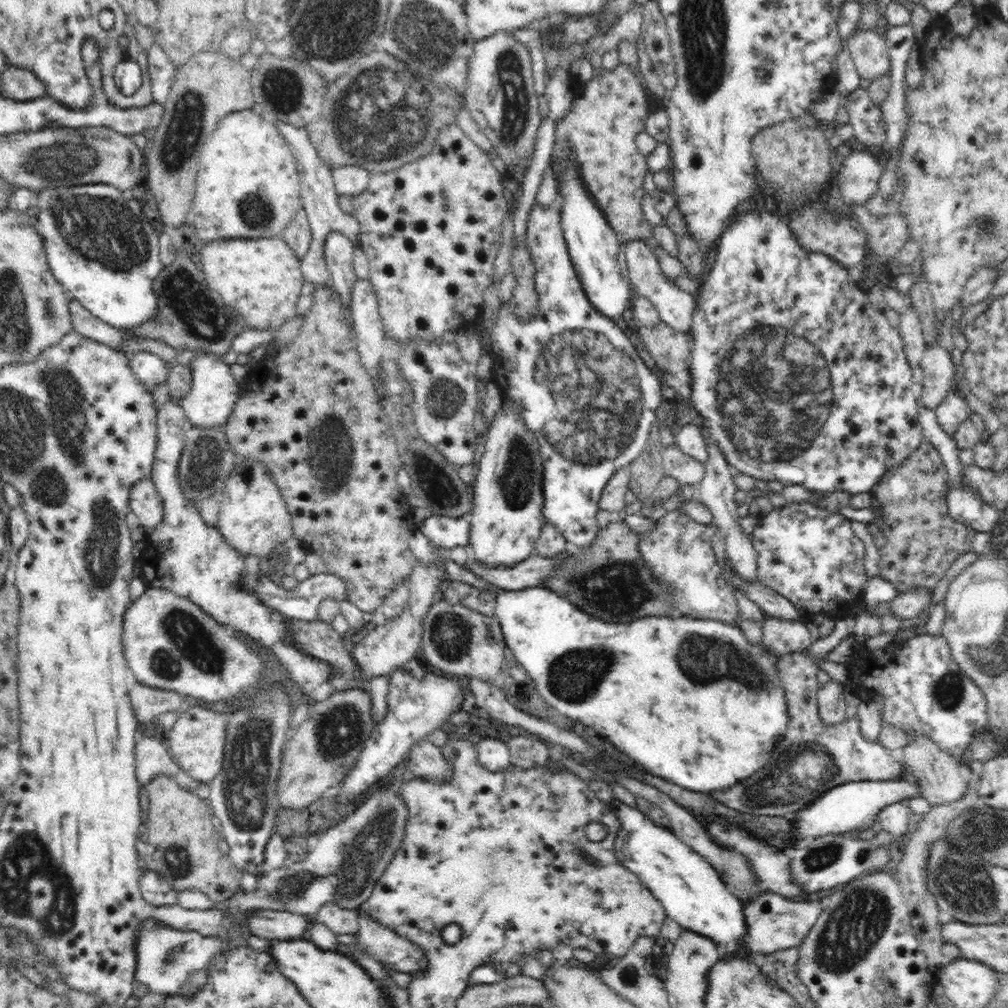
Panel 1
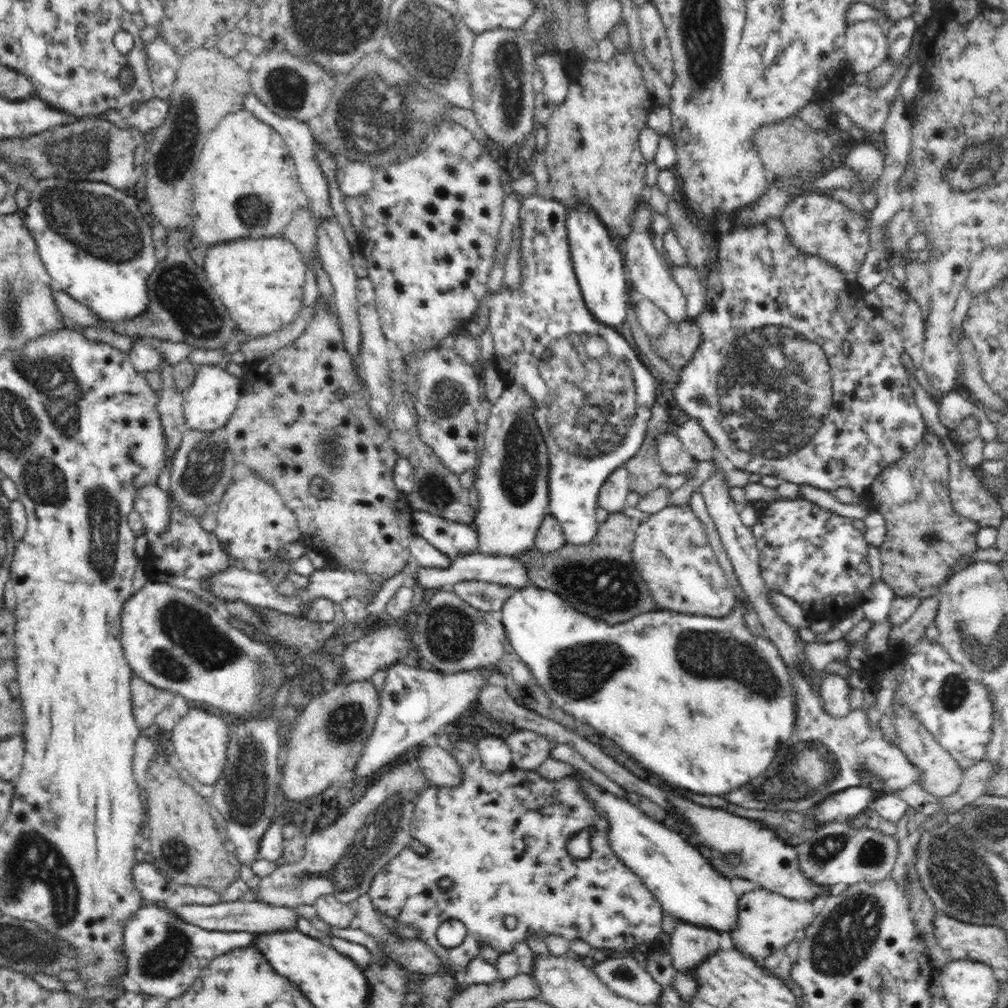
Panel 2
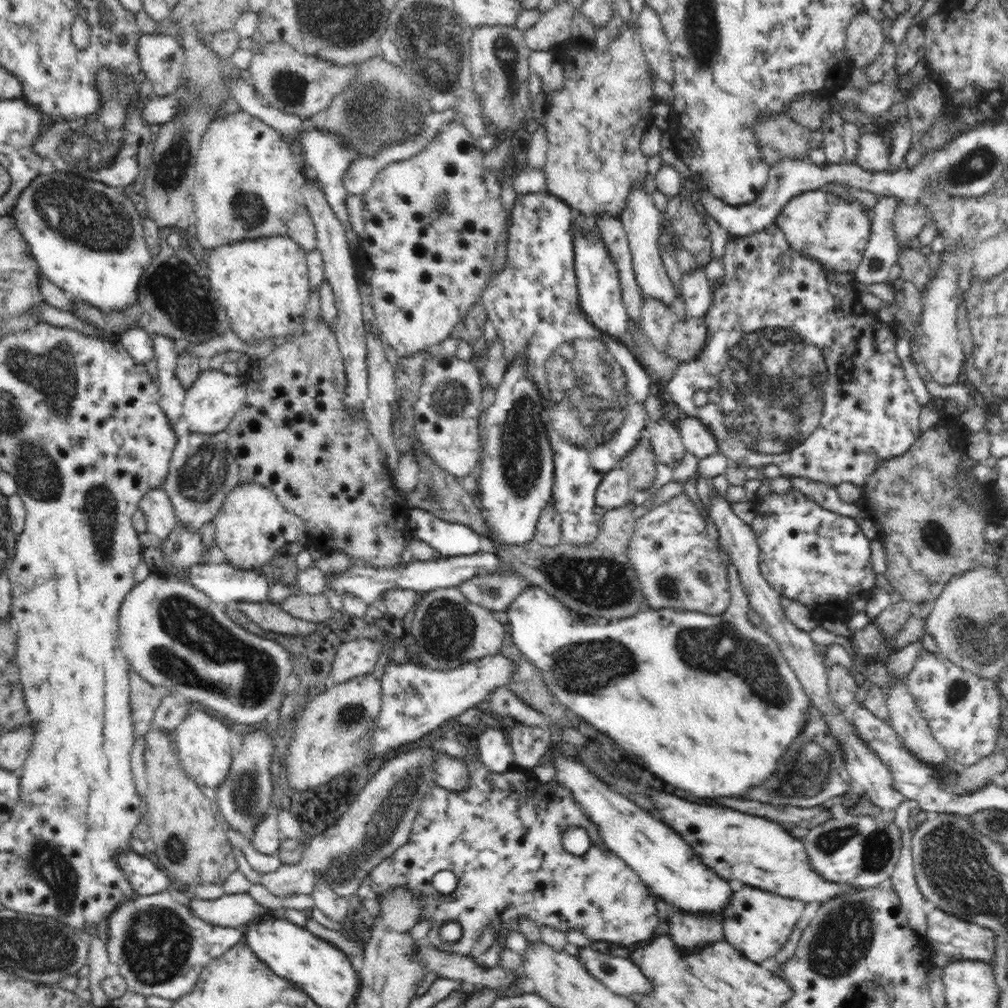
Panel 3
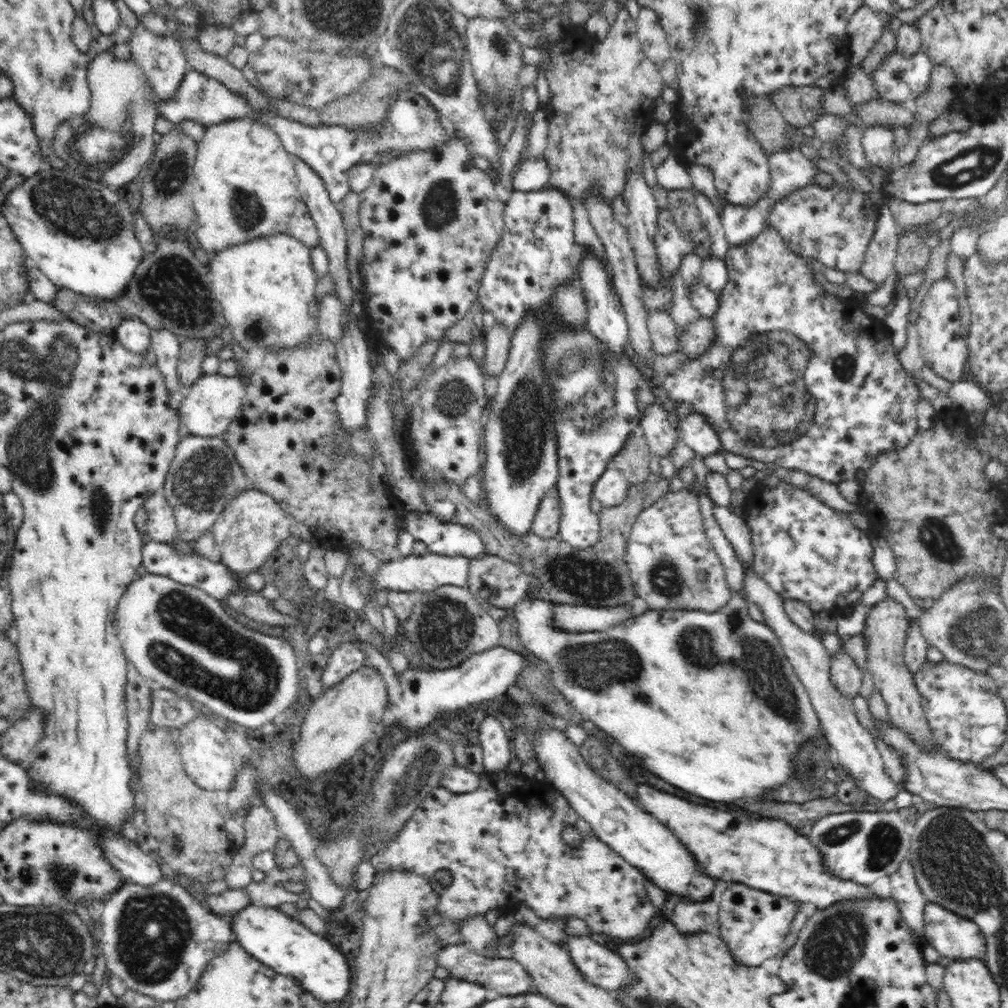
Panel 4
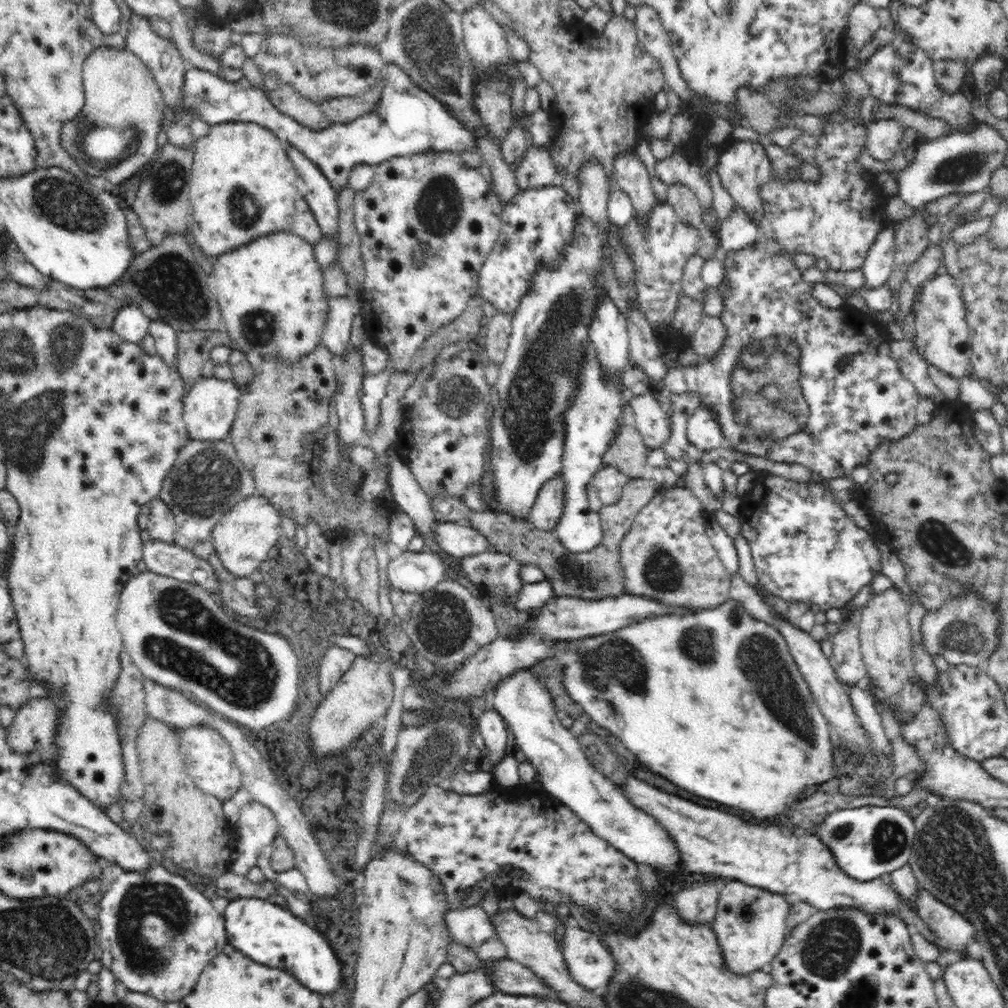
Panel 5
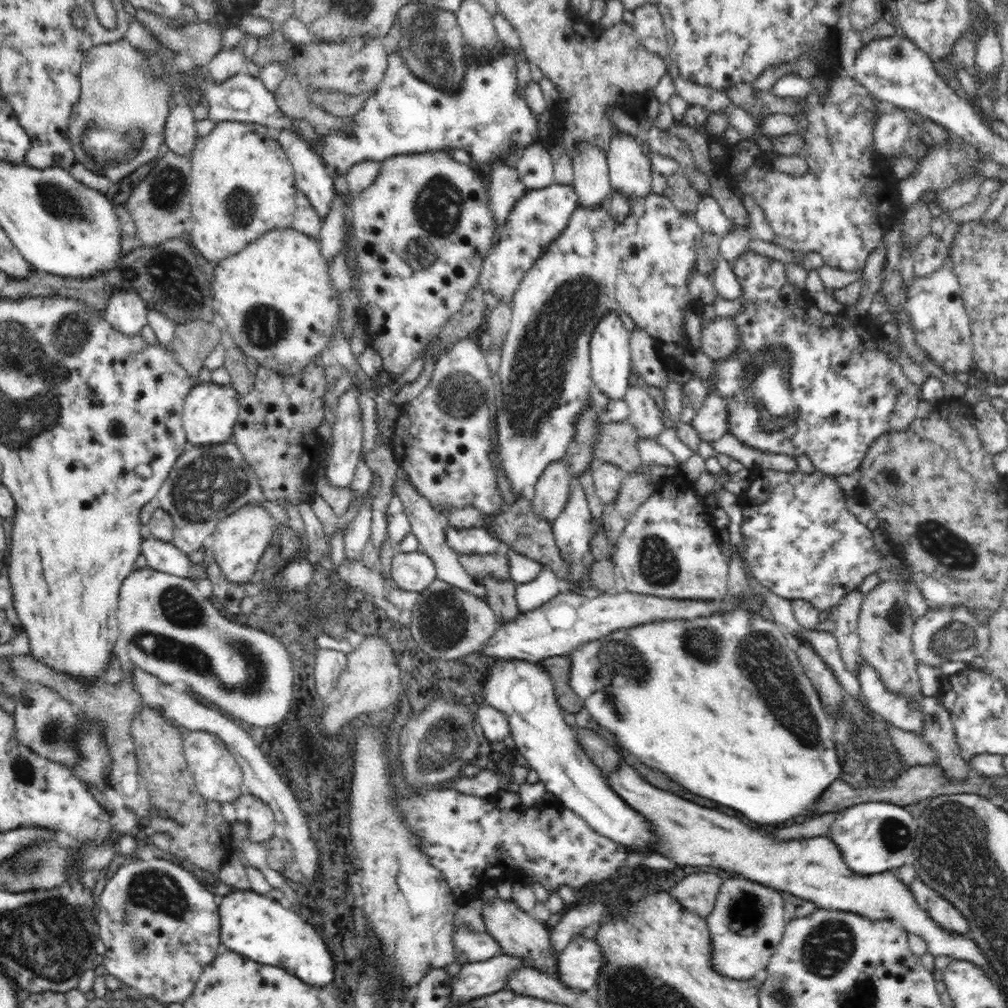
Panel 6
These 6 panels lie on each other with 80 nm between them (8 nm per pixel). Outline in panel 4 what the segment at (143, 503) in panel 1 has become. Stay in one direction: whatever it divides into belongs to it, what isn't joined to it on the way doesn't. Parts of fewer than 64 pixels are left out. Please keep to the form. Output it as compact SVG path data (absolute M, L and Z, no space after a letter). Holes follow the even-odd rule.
M162 491L150 495L144 501L143 507L148 512L147 533L151 540L172 543L177 532L177 524L174 511Z

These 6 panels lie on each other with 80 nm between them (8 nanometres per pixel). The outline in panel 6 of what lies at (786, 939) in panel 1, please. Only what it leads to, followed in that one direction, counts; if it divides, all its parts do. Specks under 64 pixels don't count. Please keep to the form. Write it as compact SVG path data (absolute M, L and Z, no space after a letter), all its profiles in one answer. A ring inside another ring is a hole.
M744 877L723 881L712 912L706 916L712 945L712 967L716 973L748 981L765 969L786 930L783 894Z

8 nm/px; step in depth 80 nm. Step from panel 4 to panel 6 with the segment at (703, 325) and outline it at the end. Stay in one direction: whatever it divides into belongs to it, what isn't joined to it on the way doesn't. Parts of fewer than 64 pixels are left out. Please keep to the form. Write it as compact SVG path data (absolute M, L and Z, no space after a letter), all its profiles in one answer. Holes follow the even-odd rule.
M716 317L701 328L698 350L713 359L728 358L735 353L741 340L738 329L730 317Z

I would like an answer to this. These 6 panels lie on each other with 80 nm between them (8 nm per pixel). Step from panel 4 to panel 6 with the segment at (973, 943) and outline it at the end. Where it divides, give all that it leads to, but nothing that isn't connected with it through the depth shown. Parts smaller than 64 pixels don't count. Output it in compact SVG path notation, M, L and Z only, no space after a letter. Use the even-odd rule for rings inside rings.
M918 876L912 880L909 889L918 906L925 910L938 926L954 934L969 934L969 922L965 916L942 895L922 882Z

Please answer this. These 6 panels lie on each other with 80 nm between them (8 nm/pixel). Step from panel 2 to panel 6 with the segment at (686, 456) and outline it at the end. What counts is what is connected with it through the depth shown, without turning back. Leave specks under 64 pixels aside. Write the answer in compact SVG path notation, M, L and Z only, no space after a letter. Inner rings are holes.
M630 386L623 400L631 413L628 422L636 429L639 438L658 438L664 430L663 412L656 407L654 399L647 396L643 386Z

